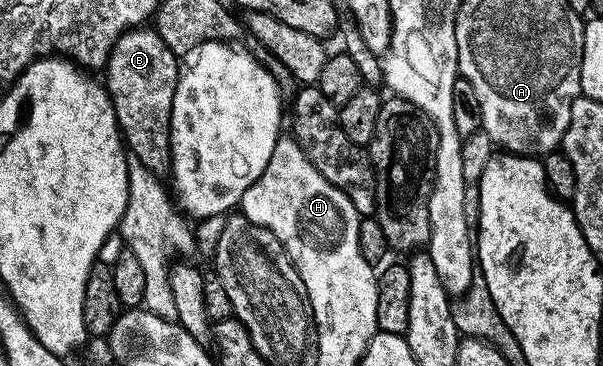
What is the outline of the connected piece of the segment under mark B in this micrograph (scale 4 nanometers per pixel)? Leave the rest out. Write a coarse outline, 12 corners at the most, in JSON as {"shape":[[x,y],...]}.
{"shape":[[150,26],[114,44],[104,83],[129,153],[170,176],[180,60]]}

